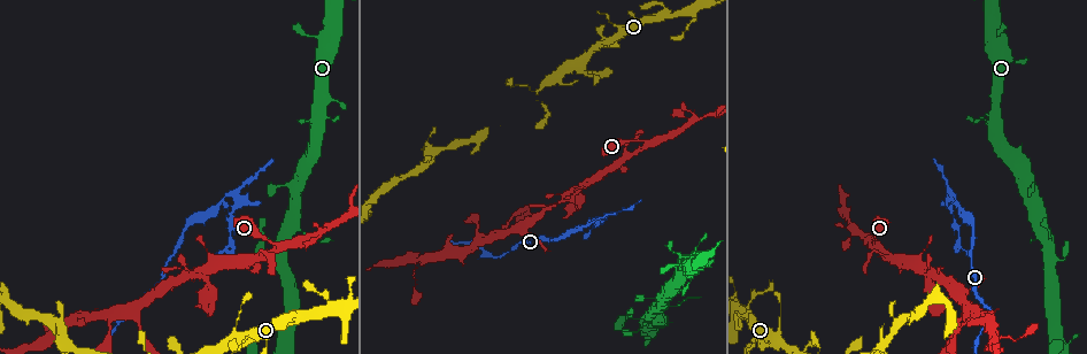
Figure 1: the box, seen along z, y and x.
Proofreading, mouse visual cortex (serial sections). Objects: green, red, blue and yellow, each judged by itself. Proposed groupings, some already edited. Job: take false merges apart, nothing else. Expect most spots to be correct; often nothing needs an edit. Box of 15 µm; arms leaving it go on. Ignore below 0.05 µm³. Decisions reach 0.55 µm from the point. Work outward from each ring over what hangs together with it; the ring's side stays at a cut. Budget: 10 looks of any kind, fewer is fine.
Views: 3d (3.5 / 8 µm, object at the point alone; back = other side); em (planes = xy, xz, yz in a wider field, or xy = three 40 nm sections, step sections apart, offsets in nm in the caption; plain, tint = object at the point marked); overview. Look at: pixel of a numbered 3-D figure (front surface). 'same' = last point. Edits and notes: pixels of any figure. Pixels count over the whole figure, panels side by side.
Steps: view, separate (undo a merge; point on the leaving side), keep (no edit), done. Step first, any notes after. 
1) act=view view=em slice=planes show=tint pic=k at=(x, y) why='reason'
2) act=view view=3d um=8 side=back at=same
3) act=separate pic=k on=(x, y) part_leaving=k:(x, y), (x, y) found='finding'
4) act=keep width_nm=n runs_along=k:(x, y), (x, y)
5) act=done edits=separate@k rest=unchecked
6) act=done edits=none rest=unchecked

act=view view=3d um=3.5 side=back pic=1 at=(956, 203) why='three-way junction'

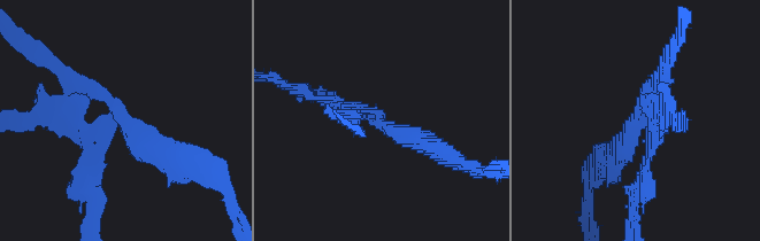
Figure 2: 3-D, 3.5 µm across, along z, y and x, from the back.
act=view view=em slice=xy step=2 show=tint pic=2 at=(124, 125) arms=3 arm_widths_nm=150,150,300

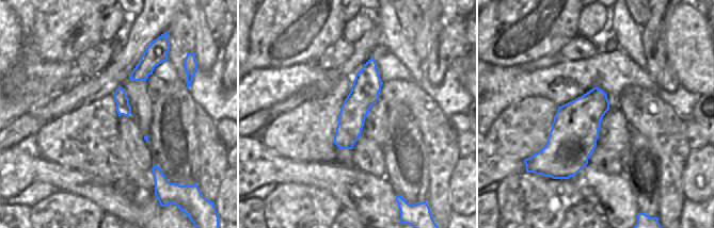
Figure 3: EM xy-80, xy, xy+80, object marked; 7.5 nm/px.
act=view view=em slice=planes show=tint at=same

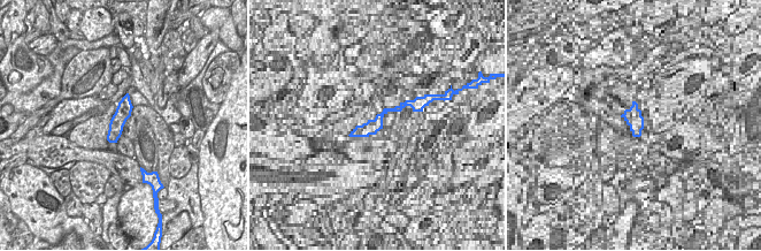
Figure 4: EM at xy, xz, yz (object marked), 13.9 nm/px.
act=separate pic=2 on=(654, 139) width_nm=220 part_leaving=2:(643, 124), (654, 146), (631, 188) found='two cells meet here'

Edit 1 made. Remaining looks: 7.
act=view view=overview

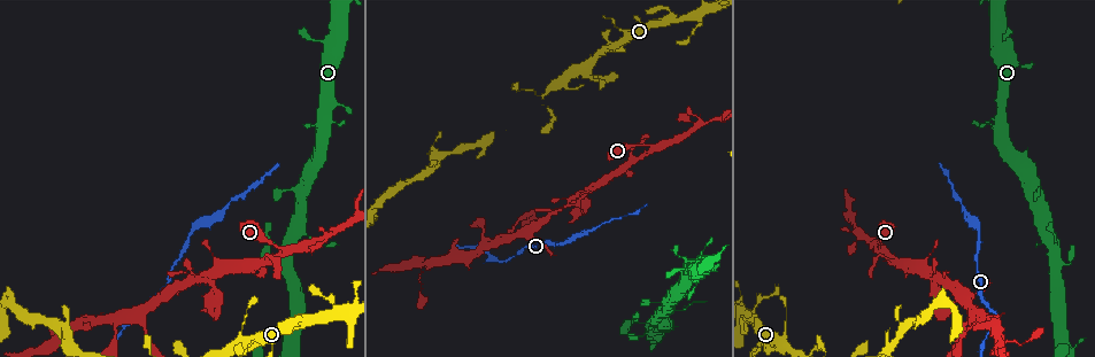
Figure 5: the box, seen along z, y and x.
act=view view=3d um=3.5 pic=5 at=(286, 250) why='thick turns thin'

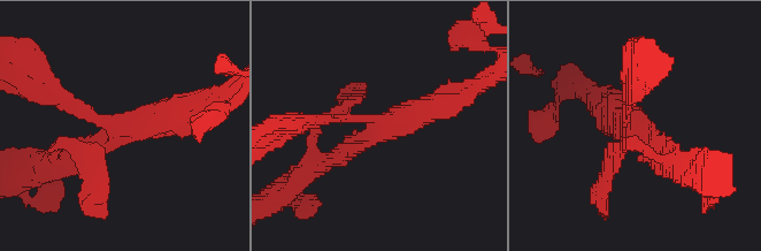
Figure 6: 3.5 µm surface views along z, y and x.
act=keep runs_along=6:(629, 90), (625, 126), (670, 158) found='all the same cell'

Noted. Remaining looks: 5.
act=view view=3d um=3.5 pic=5 at=(327, 235)

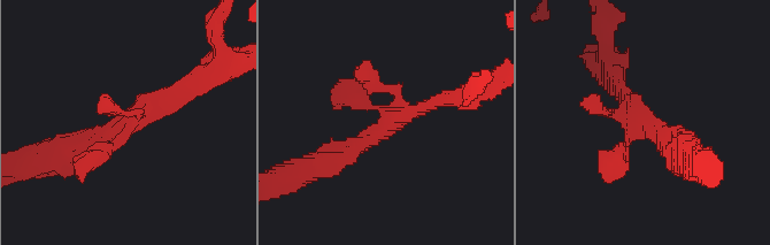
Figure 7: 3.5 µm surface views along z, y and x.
act=view view=em slice=planes show=tint pic=7 at=(128, 122)

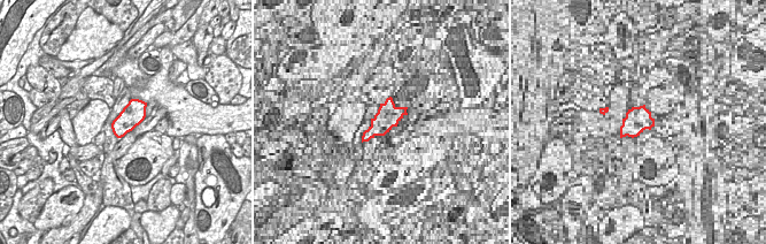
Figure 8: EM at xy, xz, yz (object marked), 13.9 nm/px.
act=keep runs_along=7:(67, 148), (85, 148), (187, 84) found='one cell here'

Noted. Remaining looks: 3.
act=view view=3d um=3.5 pic=5 at=(53, 341) why='three-way junction'

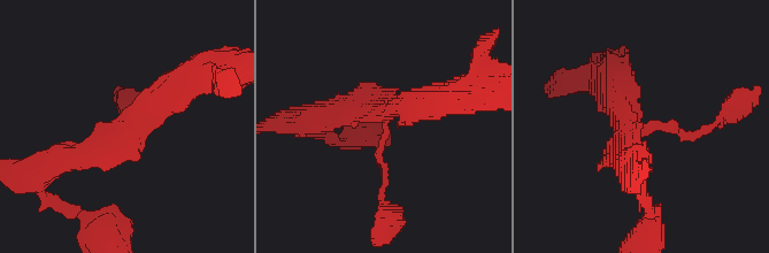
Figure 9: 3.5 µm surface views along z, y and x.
act=view view=em slice=xy step=3 show=tint pic=9 at=(128, 129) why='now the EM'

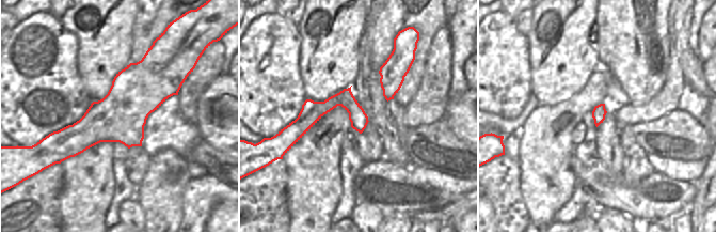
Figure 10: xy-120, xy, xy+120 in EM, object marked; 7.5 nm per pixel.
act=keep runs_along=10:(179, 80), (54, 136) found='continuous, no second cell'

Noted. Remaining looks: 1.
act=done edits=separate@2 rest=unchecked

